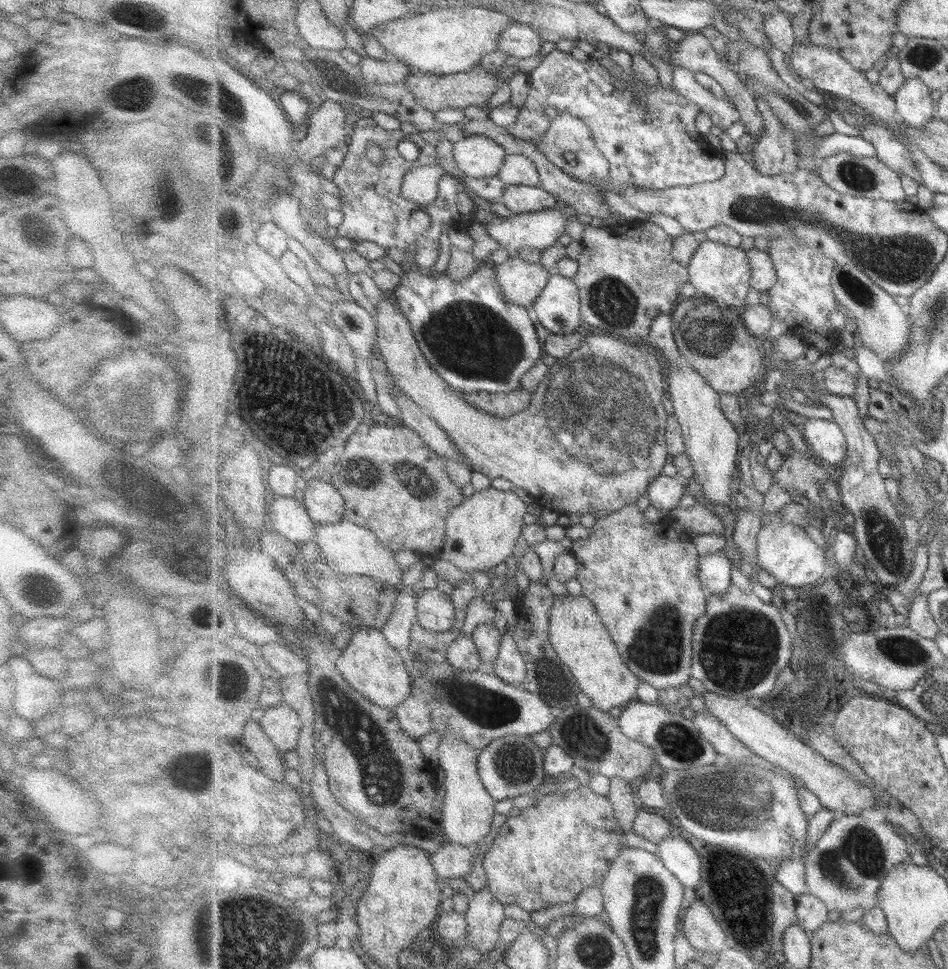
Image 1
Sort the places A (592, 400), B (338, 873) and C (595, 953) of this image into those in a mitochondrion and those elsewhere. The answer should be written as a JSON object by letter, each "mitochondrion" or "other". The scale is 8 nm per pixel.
{"A":"mitochondrion","B":"other","C":"mitochondrion"}

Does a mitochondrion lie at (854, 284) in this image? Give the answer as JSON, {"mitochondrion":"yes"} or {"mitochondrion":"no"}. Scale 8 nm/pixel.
{"mitochondrion":"yes"}

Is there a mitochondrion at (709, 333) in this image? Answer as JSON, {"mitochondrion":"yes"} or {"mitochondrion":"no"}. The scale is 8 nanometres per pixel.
{"mitochondrion":"yes"}

